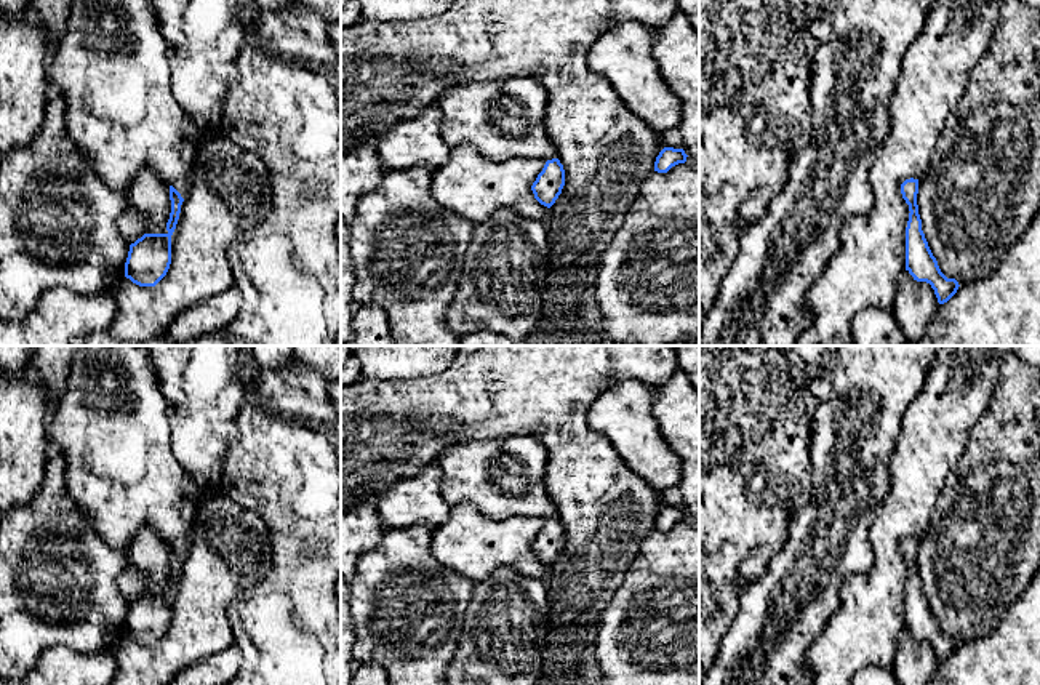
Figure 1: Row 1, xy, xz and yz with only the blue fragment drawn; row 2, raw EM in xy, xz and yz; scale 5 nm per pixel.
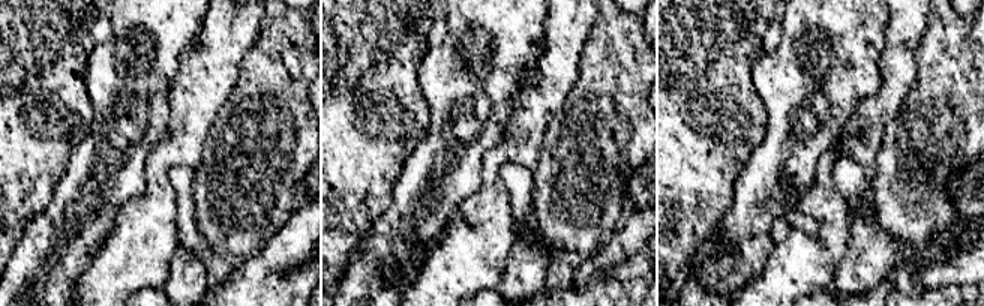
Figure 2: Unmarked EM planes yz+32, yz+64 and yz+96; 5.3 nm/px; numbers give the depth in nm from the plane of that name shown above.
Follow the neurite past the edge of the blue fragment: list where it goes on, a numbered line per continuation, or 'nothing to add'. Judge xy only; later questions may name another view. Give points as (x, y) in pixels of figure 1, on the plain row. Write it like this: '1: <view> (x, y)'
nothing to add

